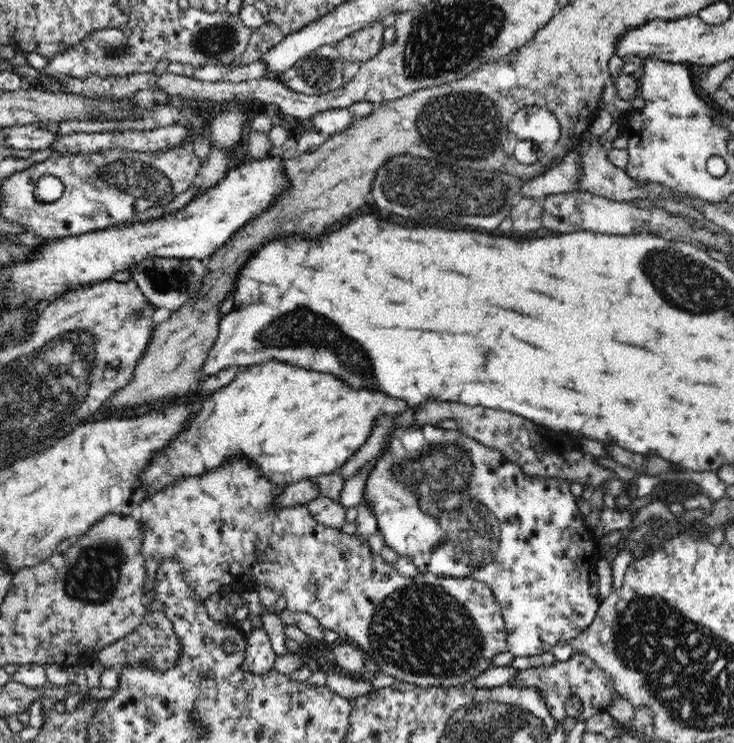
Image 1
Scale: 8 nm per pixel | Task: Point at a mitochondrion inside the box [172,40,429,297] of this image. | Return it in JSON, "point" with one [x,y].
{"point":[319,72]}

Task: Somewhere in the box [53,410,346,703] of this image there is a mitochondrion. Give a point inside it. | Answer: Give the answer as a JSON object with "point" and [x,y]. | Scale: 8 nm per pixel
{"point":[93,576]}

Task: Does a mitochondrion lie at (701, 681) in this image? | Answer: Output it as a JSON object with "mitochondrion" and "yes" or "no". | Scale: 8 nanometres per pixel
{"mitochondrion":"yes"}

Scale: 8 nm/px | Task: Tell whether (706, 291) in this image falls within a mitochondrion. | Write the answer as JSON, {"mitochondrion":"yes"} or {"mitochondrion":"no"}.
{"mitochondrion":"yes"}

